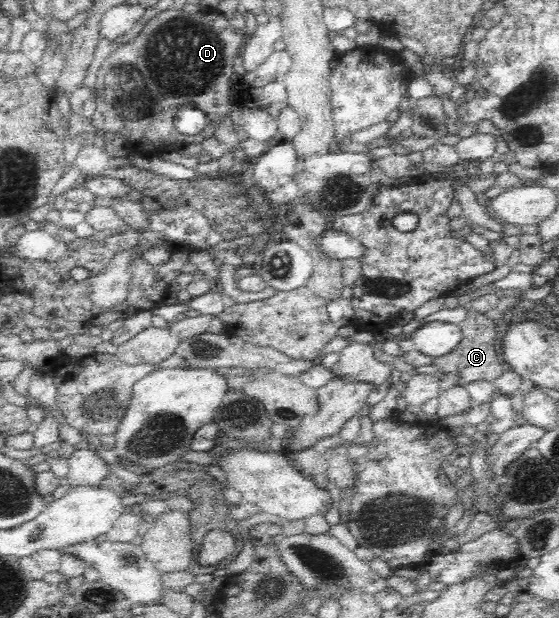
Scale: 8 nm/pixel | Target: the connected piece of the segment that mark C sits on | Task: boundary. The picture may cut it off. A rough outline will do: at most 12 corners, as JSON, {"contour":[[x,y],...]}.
{"contour":[[468,310],[462,339],[433,358],[456,385],[493,381],[504,372],[496,322]]}

